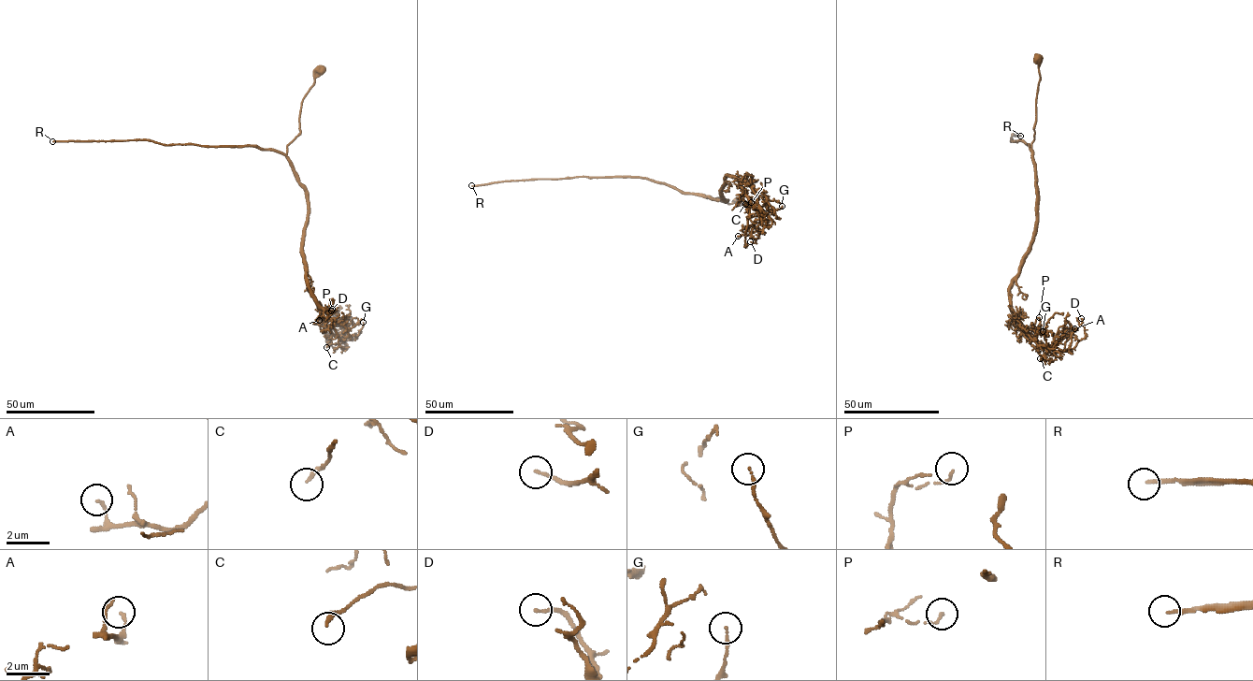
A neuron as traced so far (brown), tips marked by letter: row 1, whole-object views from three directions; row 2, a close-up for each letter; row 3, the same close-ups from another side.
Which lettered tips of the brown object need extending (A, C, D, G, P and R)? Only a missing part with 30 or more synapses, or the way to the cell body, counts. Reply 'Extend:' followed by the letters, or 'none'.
Extend: R

